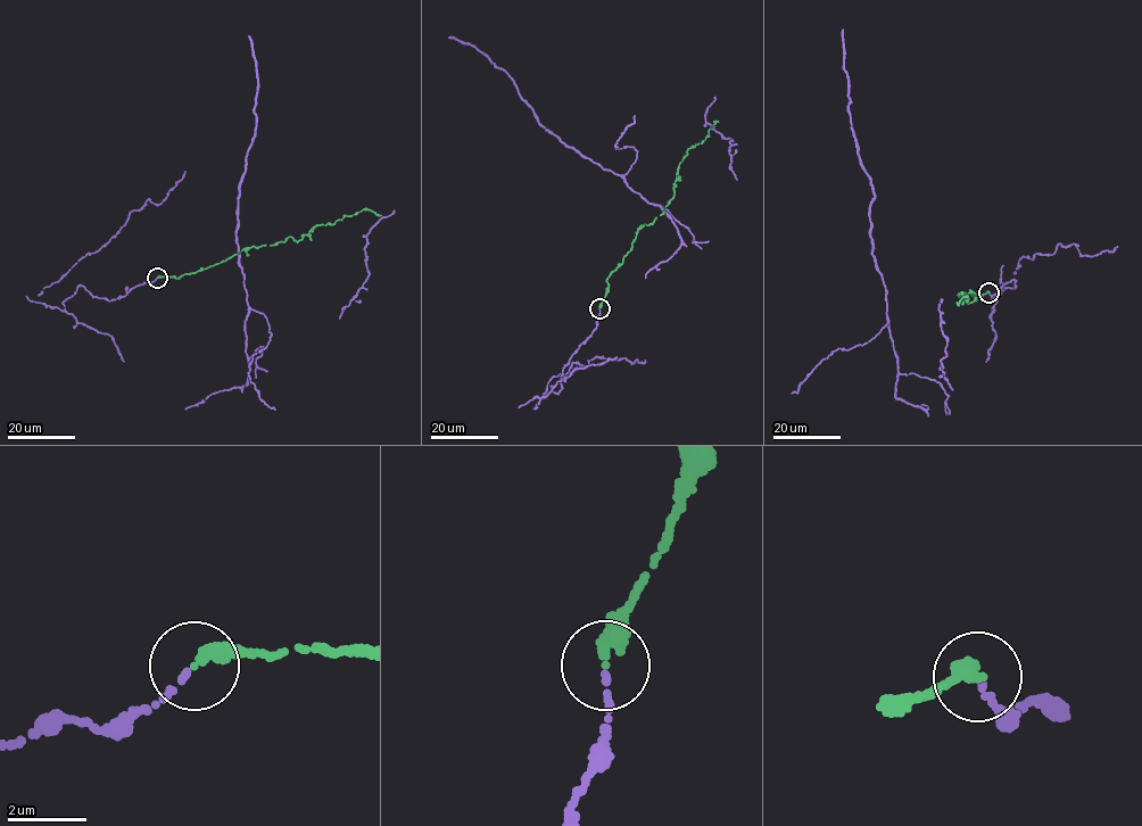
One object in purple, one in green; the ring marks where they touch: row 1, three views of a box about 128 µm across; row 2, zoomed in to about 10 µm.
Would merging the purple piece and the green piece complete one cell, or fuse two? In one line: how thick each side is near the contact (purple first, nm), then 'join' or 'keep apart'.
140 nm thick on the purple side, 280 nm on the other; join

